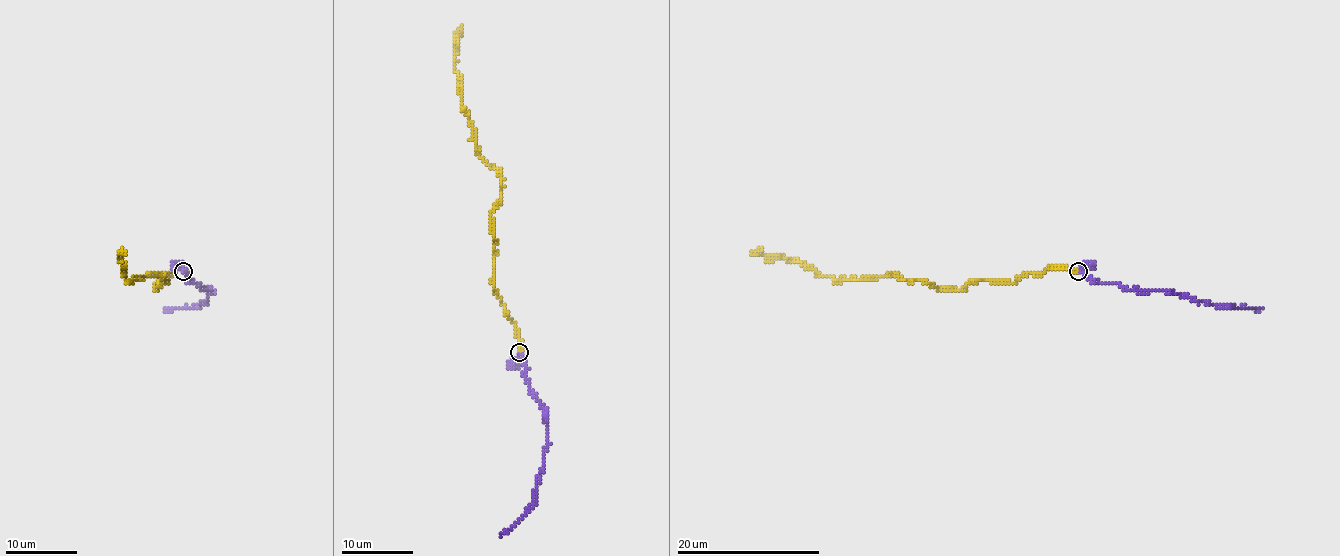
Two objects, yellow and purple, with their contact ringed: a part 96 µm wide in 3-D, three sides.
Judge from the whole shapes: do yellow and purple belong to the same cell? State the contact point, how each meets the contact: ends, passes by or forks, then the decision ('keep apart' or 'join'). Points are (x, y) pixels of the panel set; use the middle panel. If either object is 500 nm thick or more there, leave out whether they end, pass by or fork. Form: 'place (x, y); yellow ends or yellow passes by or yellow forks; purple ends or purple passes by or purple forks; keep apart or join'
place (519, 352); yellow ends; purple passes by; join

